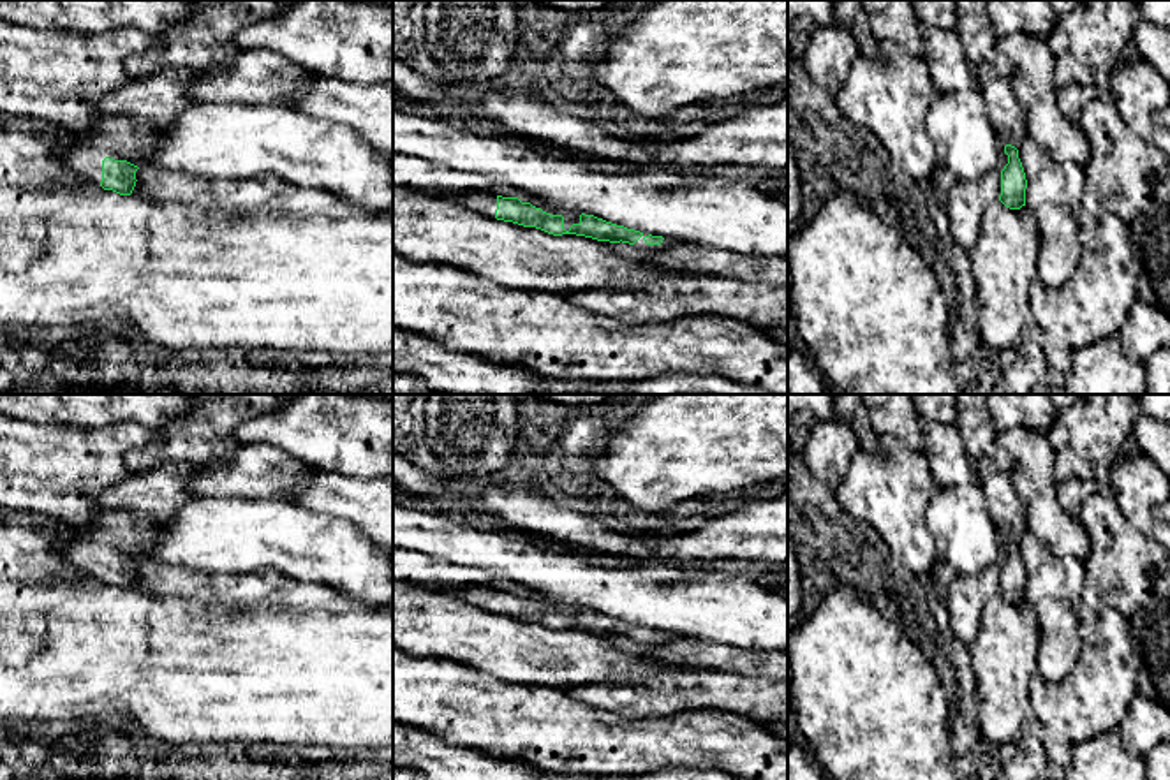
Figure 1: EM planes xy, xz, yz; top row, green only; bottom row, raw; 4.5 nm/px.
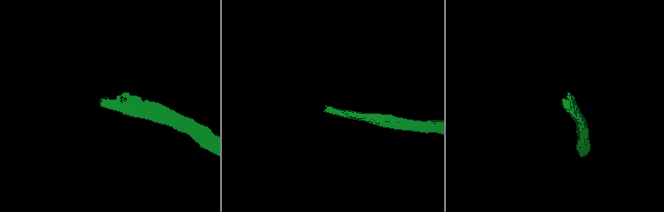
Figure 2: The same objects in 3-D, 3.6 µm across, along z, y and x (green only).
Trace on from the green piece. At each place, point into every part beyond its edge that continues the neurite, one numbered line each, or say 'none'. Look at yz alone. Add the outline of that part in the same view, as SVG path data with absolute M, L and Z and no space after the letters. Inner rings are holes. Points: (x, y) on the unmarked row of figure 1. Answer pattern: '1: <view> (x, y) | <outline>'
1: yz (1003, 553) | M997 532L996 539L997 539L997 548L999 548L997 565L1001 567L1004 560L1008 558L1008 549L1004 548L1006 537L1001 532Z

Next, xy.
1: xy (118, 532) | M104 507L92 525L65 525L65 528L70 532L70 539L63 546L63 556L99 581L106 551L127 555L137 562L152 560L152 548L157 541L152 521Z

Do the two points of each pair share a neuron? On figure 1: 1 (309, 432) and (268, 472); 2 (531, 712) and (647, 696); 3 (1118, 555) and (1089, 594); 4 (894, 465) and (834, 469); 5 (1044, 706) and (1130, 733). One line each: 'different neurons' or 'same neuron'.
1: different neurons
2: different neurons
3: same neuron
4: different neurons
5: different neurons

